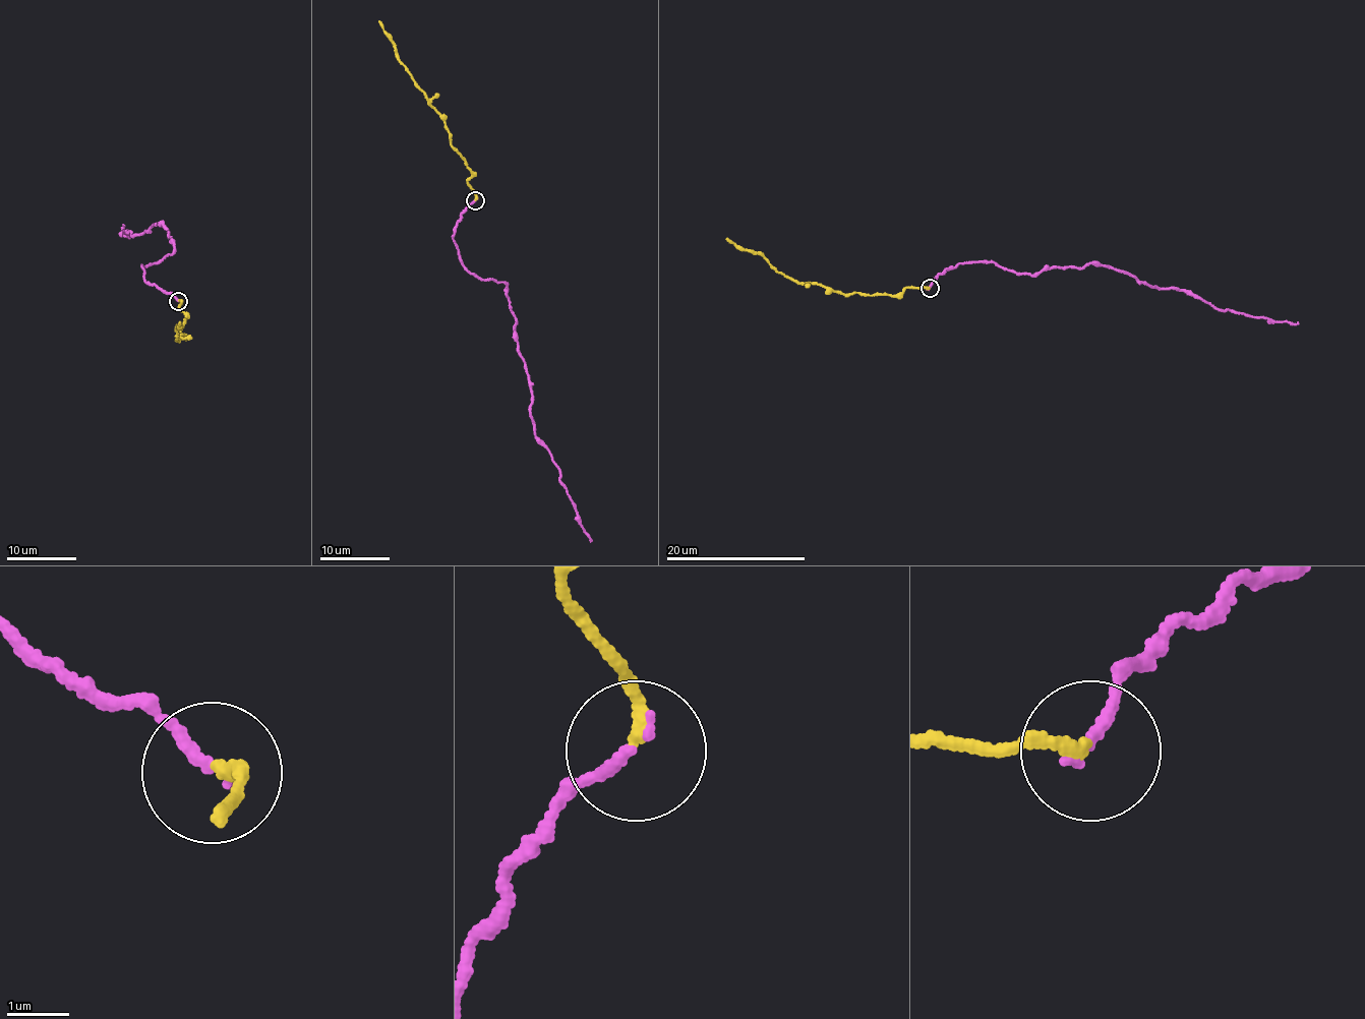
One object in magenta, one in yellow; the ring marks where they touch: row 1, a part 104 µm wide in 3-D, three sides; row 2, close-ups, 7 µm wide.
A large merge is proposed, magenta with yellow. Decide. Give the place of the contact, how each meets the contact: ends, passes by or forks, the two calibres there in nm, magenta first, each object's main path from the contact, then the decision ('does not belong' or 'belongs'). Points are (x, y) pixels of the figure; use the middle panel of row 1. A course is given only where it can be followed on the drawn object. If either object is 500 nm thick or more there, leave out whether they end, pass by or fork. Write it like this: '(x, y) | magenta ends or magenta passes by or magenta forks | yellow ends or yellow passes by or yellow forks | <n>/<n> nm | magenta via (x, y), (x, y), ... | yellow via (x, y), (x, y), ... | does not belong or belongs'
(475, 200) | magenta ends | yellow ends | 180/190 nm | magenta via (476, 200), (461, 214), (453, 241), (462, 264), (472, 274), (506, 283), (537, 440), (548, 451), (590, 540) | yellow via (476, 200), (467, 183), (471, 171), (451, 143), (450, 131), (396, 55), (392, 37), (379, 21) | belongs

